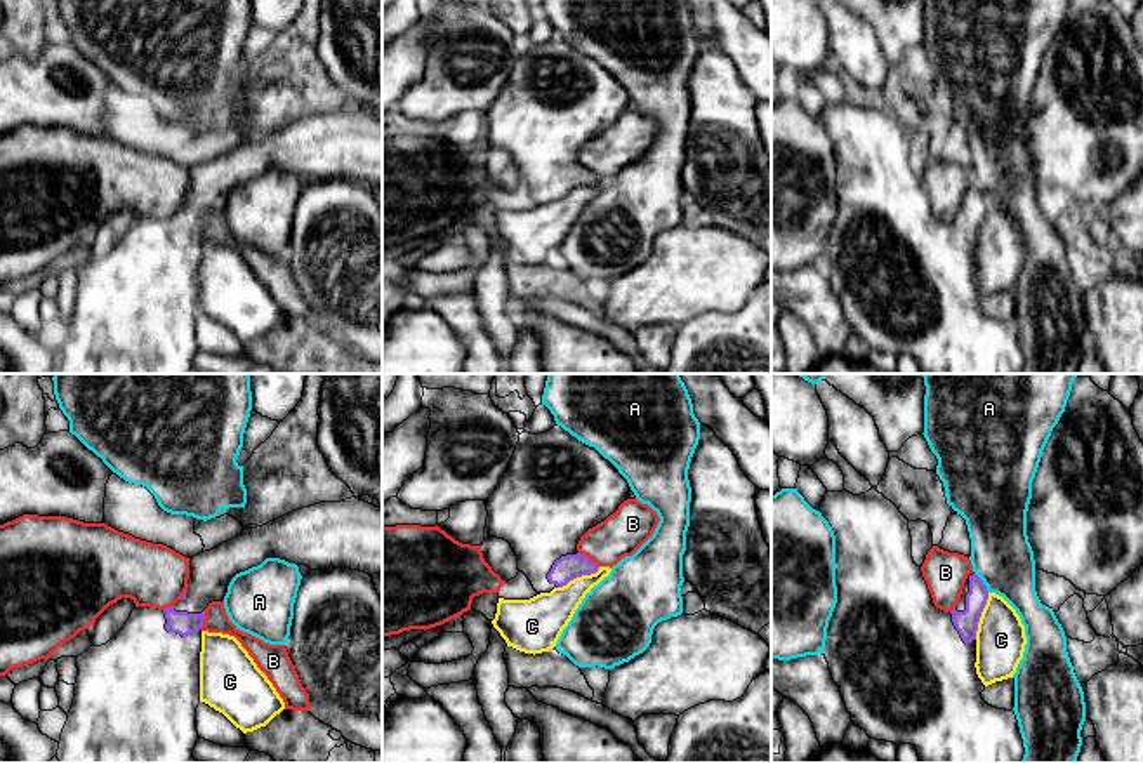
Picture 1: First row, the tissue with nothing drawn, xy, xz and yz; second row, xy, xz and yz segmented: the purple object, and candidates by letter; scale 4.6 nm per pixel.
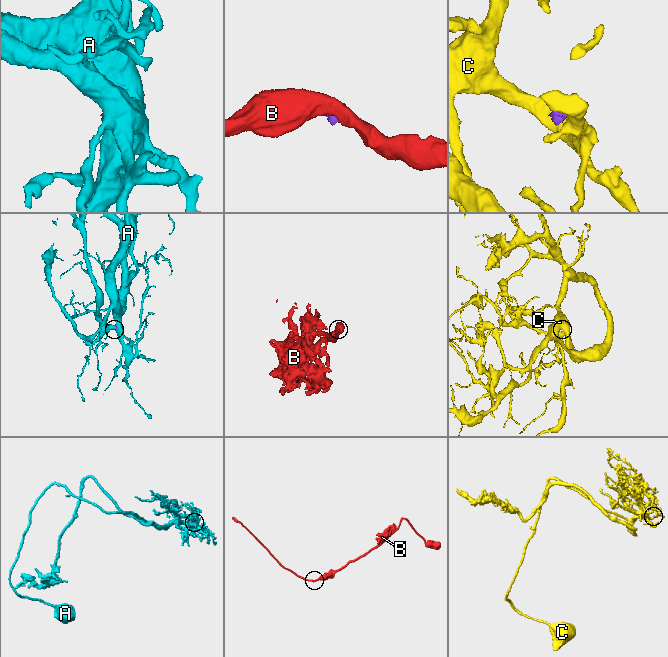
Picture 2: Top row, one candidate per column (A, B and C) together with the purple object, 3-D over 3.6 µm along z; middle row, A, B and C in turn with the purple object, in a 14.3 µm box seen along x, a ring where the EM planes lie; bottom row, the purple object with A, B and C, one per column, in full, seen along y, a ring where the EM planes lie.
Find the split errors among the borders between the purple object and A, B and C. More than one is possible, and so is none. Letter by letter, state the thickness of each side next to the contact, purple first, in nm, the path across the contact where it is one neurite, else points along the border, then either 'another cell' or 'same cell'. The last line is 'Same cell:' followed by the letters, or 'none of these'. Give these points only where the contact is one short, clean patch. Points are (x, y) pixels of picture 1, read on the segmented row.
A: 110 nm thick on the purple side, 280 nm on the other; border along yz (975, 572), (989, 591); another cell
B: 120 nm thick on the purple side, 200 nm on the other; border along xz (579, 551), (598, 567); another cell
C: 110 nm thick on the purple side, 220 nm on the other; border along yz (989, 593), (975, 638); another cell
Same cell: none of these

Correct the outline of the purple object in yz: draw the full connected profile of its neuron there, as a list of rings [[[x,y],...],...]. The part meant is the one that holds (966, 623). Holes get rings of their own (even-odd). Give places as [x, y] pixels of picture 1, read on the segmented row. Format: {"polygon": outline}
{"polygon": [[[875,488],[860,495],[853,495],[846,490],[827,492],[823,495],[820,513],[834,530],[836,563],[837,563],[836,568],[837,603],[829,620],[823,655],[829,662],[832,680],[839,687],[846,709],[851,714],[853,725],[865,730],[870,739],[893,742],[896,746],[910,744],[917,751],[921,763],[1021,763],[1025,747],[1016,714],[1014,711],[992,707],[981,699],[985,685],[978,678],[975,667],[978,622],[988,600],[988,591],[983,581],[975,572],[971,572],[964,582],[962,594],[955,608],[952,612],[943,612],[935,607],[928,584],[922,577],[921,567],[914,563],[908,520],[900,513],[900,509],[891,501],[888,501]]]}

